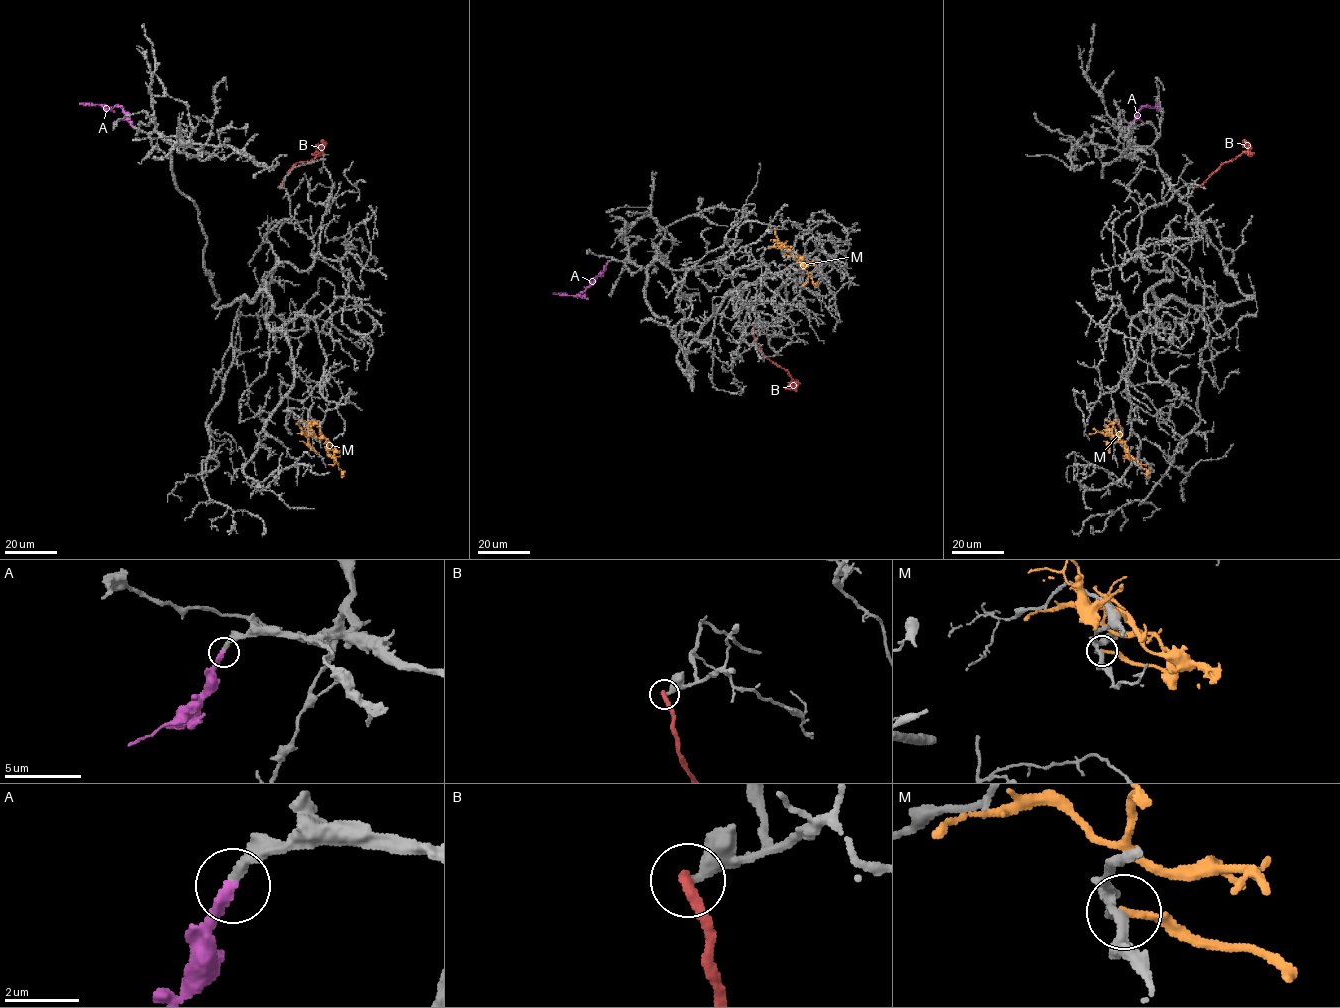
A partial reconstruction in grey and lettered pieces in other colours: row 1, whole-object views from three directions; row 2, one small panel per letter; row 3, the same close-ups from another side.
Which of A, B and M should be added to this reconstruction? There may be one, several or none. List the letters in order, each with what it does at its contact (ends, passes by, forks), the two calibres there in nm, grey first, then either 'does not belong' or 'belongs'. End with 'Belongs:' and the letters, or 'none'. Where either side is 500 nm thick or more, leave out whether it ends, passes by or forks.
A: it ends there; 320 nm thick on the grey side, 320 nm on the other; belongs
B: it ends there; 320 nm thick on the grey side, 320 nm on the other; does not belong
M: it ends there; 200 nm thick on the grey side, 240 nm on the other; does not belong
Belongs: A

